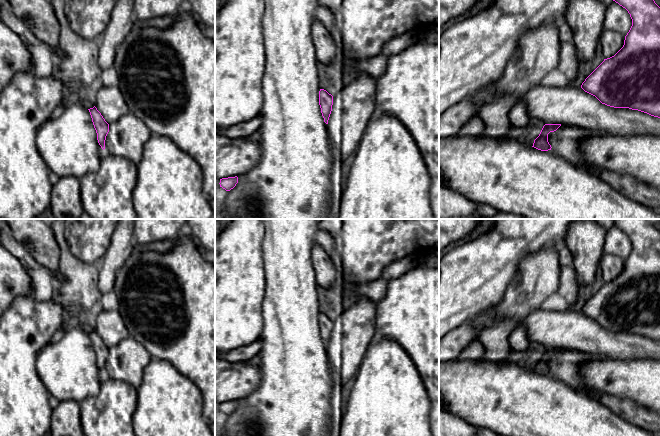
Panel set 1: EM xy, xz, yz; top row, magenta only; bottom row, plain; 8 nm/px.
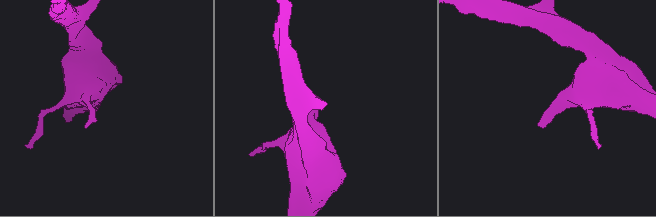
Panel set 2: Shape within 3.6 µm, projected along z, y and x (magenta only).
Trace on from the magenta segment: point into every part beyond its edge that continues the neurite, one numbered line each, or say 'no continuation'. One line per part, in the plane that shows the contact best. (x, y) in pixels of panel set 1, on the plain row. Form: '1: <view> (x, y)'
no continuation

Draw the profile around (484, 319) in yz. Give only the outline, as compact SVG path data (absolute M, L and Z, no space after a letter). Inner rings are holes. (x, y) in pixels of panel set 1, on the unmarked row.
M498 304L493 305L487 309L485 309L483 312L475 315L471 320L470 324L477 330L481 330L483 328L486 328L490 326L494 319L497 316L497 307Z

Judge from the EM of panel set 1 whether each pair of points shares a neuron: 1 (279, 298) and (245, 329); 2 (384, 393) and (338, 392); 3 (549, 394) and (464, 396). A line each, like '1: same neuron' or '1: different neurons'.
1: different neurons
2: different neurons
3: same neuron

